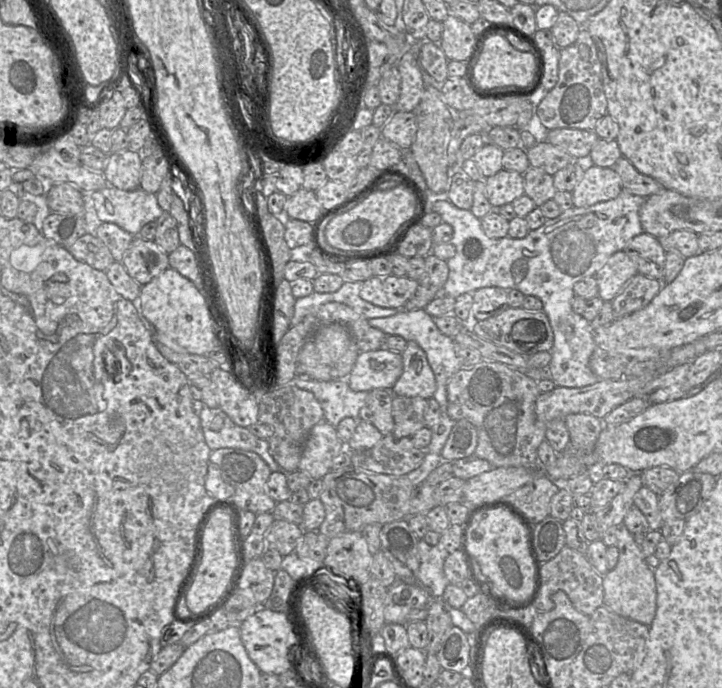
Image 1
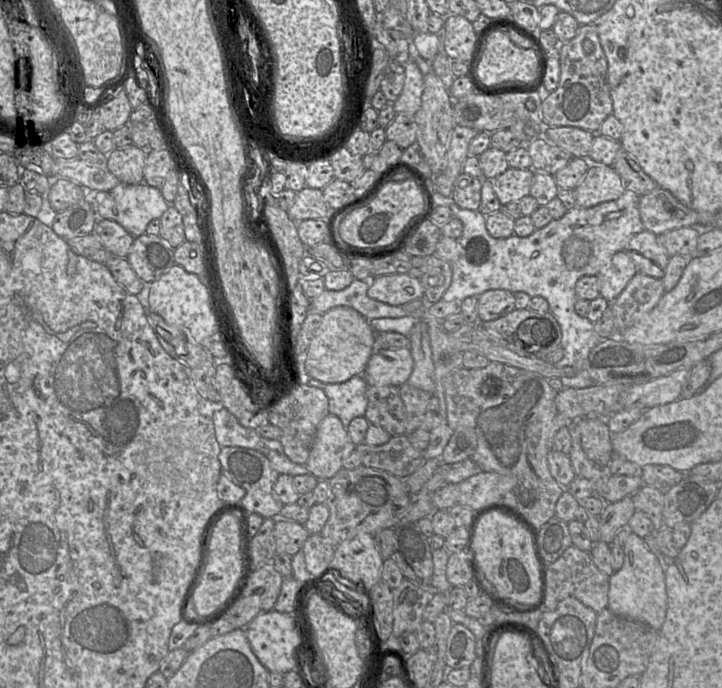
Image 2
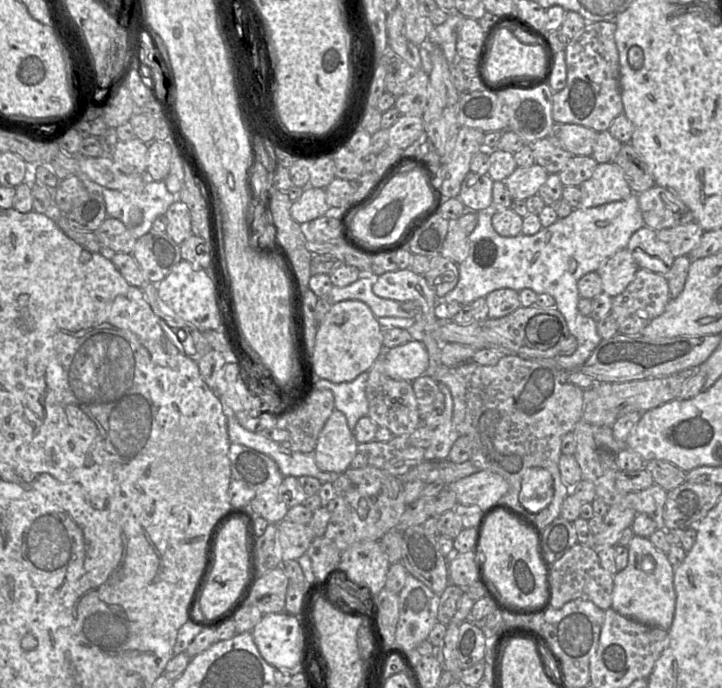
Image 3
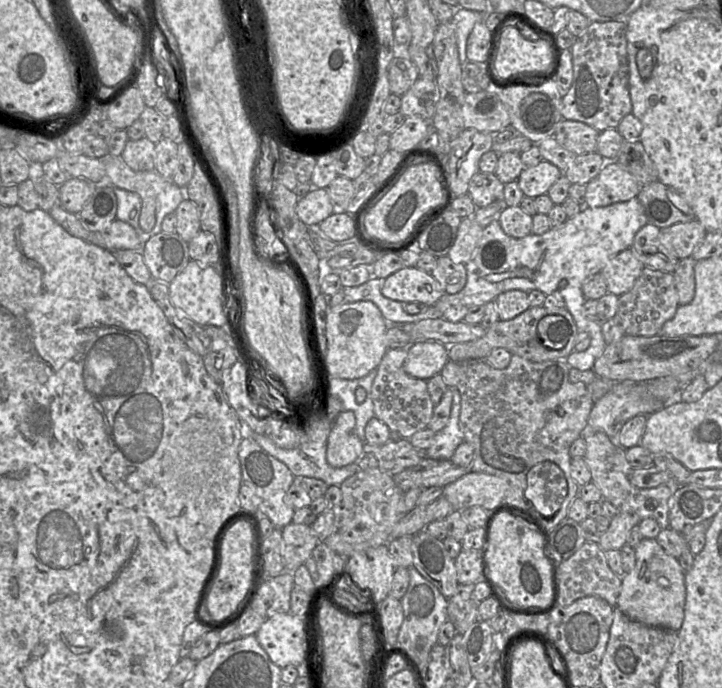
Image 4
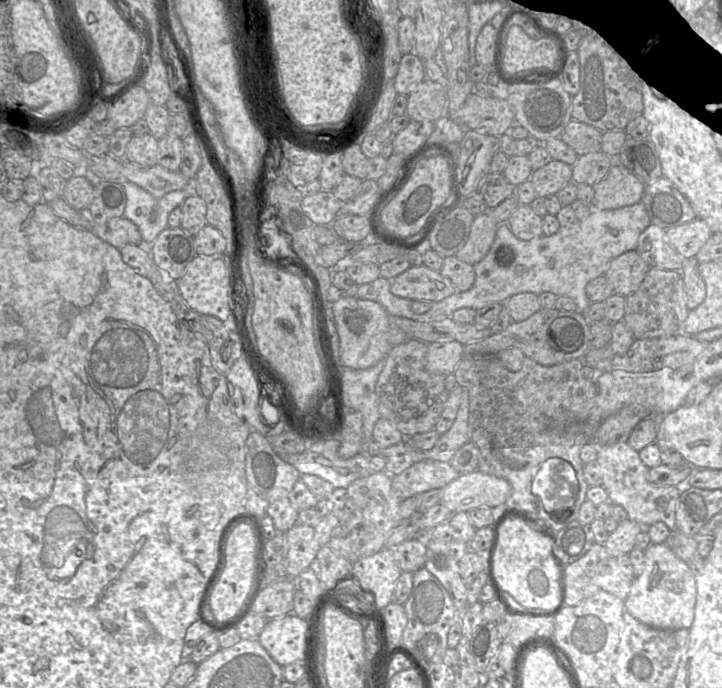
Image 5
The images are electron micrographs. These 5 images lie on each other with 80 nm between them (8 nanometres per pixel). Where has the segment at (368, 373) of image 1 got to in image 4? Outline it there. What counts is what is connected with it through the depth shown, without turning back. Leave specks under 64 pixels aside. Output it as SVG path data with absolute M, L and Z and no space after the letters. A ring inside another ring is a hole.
M413 342L408 348L404 371L415 378L427 380L440 373L449 361L448 347L439 342Z

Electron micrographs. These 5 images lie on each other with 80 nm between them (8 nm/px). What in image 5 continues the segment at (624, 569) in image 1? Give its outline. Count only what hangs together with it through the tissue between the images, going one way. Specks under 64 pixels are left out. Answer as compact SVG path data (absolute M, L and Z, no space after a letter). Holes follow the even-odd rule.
M651 543L644 553L645 567L631 582L630 591L624 600L625 610L643 624L654 628L689 629L694 621L697 599L695 575L686 562L665 543Z

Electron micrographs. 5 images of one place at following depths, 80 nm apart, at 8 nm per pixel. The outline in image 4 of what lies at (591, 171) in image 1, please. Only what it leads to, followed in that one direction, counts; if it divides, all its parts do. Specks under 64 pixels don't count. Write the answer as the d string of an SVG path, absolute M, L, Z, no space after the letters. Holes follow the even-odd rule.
M607 161L599 174L585 185L585 206L605 207L637 197L642 186L617 161Z

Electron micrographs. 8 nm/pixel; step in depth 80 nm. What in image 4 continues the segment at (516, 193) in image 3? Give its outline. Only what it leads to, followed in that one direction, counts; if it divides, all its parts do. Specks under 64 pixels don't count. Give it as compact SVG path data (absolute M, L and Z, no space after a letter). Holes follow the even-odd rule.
M543 160L536 166L526 167L517 179L525 196L536 198L547 194L550 187L563 175L554 164Z

